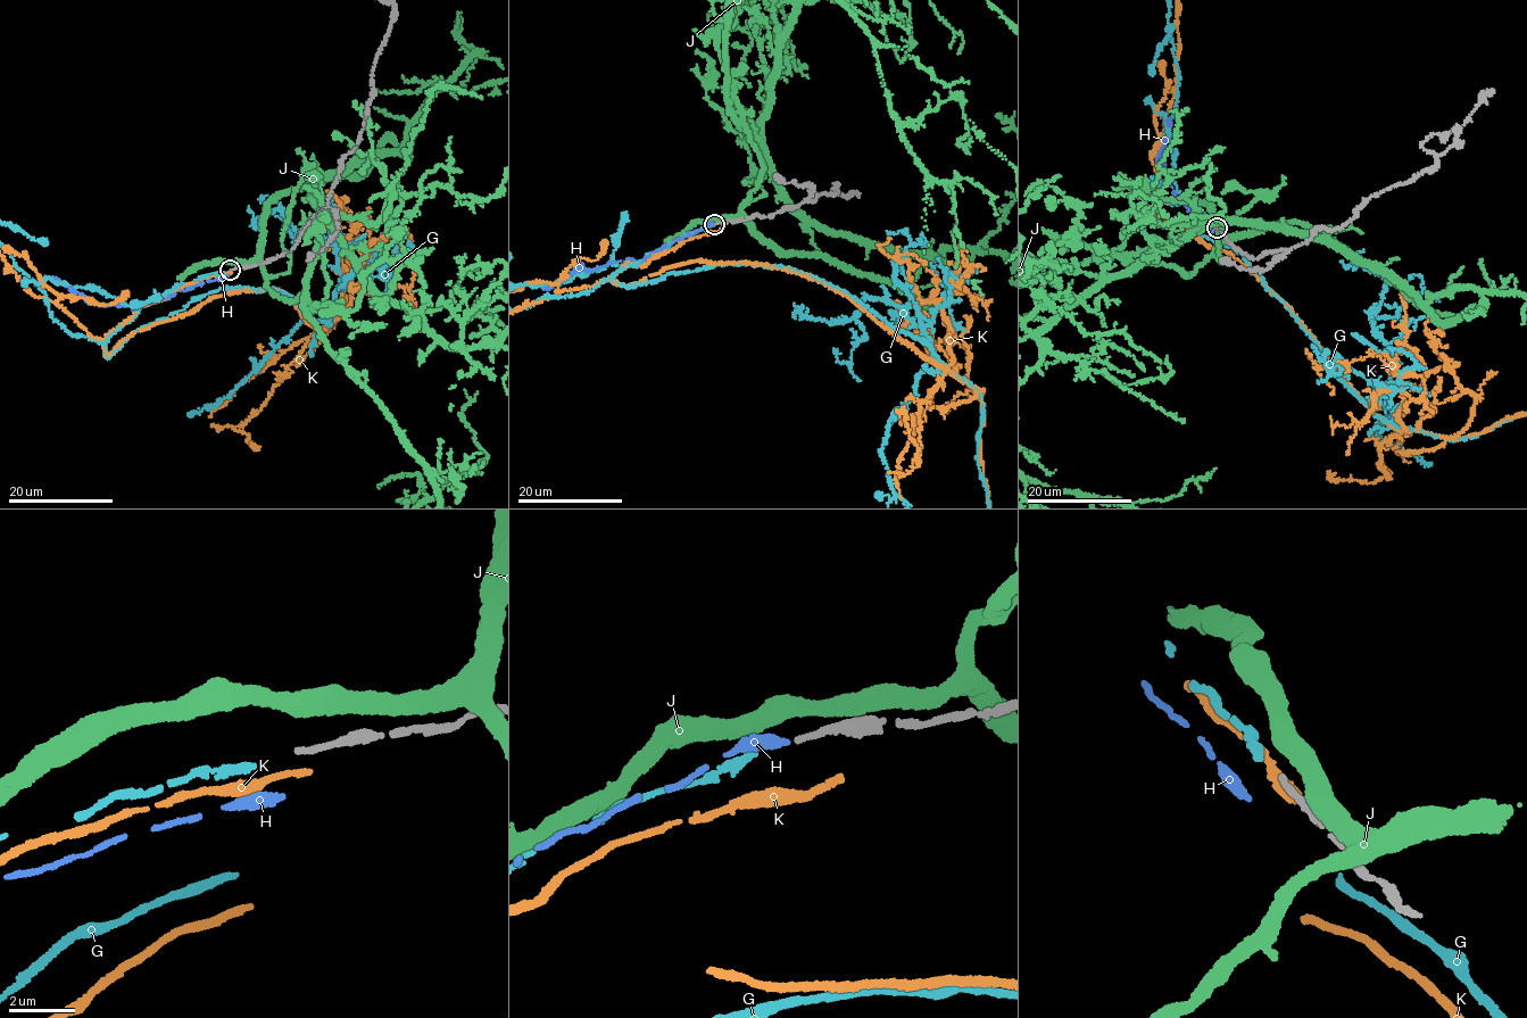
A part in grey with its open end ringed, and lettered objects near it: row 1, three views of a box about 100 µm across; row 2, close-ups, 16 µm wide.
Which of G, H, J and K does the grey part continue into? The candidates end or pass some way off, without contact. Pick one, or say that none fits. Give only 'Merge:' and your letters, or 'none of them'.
Merge: G

